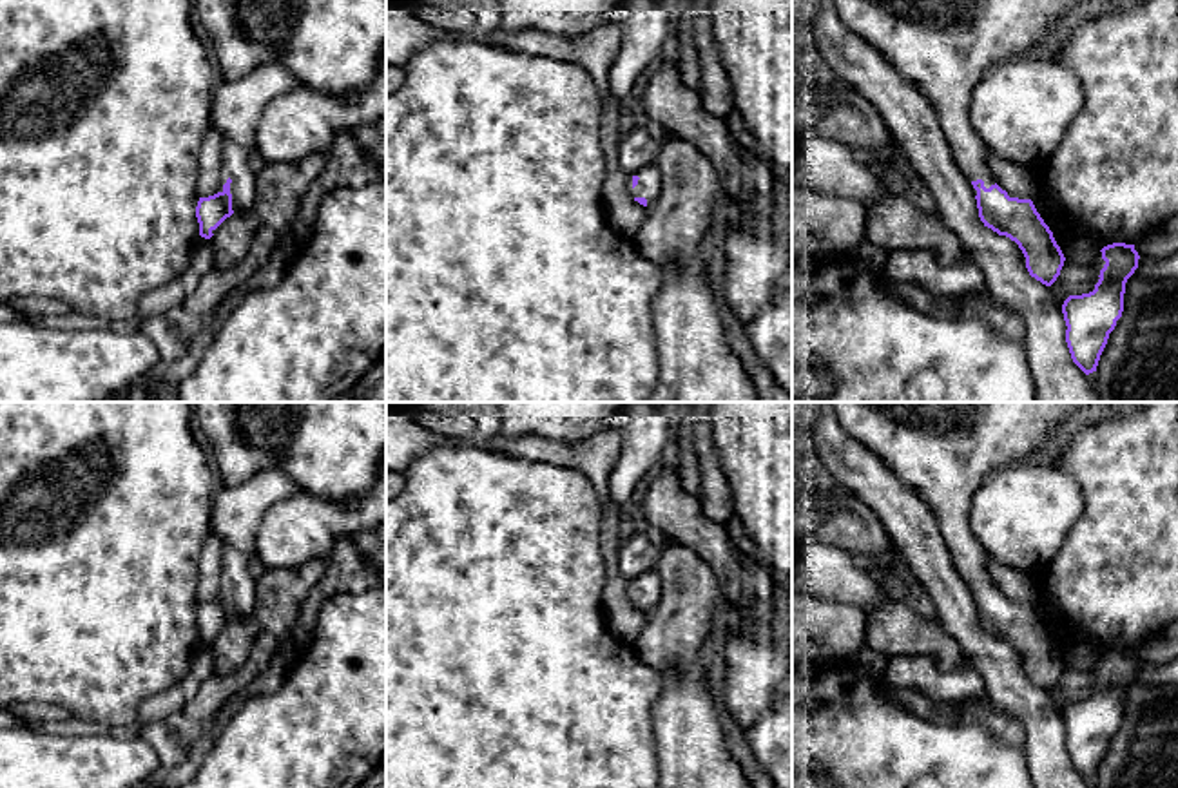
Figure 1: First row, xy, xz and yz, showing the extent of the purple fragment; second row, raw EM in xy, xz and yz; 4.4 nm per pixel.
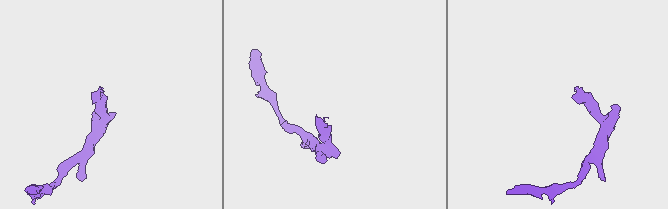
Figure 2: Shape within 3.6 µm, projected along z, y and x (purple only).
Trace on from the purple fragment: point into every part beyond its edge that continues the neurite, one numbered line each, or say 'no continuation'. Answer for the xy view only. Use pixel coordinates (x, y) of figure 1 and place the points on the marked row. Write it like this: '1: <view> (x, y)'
1: xy (236, 158)

